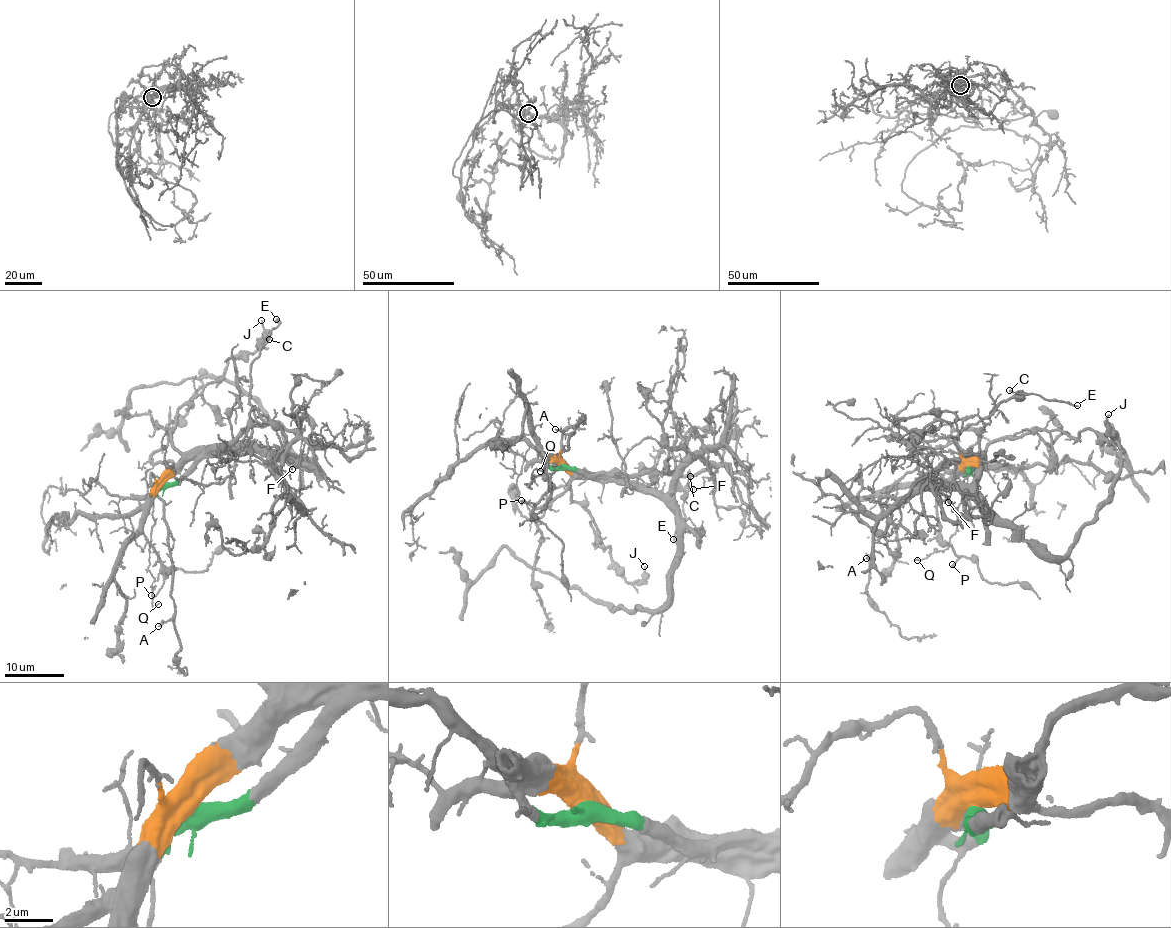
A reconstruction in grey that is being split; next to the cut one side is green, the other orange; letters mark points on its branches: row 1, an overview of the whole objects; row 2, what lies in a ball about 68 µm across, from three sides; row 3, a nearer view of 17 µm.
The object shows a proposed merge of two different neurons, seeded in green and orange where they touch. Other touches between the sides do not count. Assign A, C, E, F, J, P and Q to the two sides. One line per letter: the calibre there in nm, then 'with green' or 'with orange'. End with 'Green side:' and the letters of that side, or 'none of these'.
A: 130 nm | with orange
C: 190 nm | with green
E: 160 nm | with green
F: 150 nm | with green
J: 130 nm | with orange
P: 150 nm | with orange
Q: 120 nm | with green
Green side: C, E, F, Q

